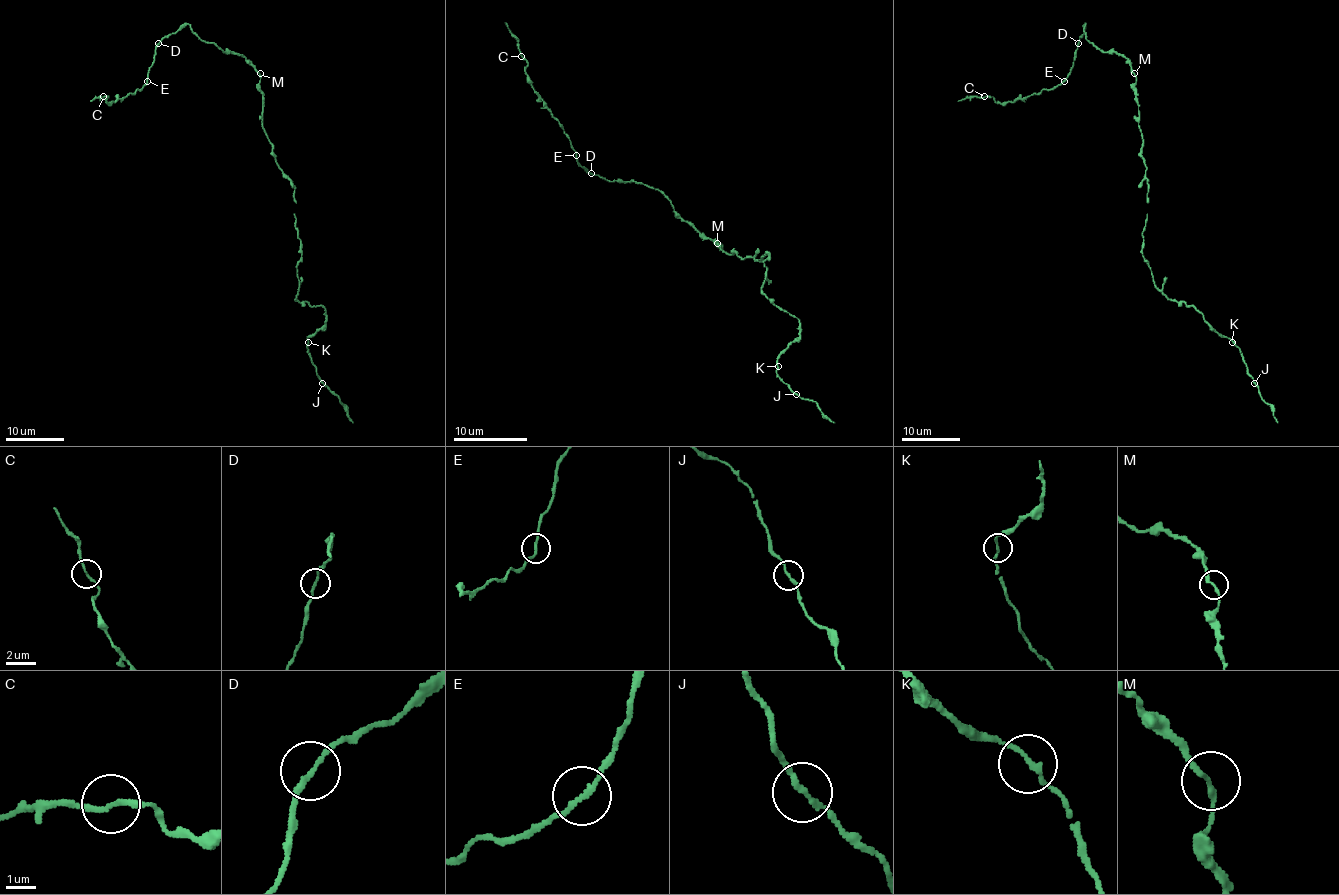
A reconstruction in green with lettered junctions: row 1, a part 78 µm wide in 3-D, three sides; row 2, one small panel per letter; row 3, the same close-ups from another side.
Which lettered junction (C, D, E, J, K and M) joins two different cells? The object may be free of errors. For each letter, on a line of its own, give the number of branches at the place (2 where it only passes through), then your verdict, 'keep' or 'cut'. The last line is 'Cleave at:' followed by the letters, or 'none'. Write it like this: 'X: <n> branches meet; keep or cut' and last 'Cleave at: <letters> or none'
C: 2 branches meet; keep
D: 2 branches meet; keep
E: 2 branches meet; keep
J: 2 branches meet; keep
K: 2 branches meet; keep
M: 2 branches meet; keep
Cleave at: none

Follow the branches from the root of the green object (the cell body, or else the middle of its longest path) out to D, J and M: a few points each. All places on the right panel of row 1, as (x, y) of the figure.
D: (1143, 138), (1135, 75), (1130, 63), (1121, 54), (1102, 51), (1090, 43), (1084, 24), (1078, 43)
J: (1143, 138), (1147, 220), (1141, 254), (1154, 284), (1169, 299), (1194, 306), (1228, 337), (1239, 349), (1254, 383)
M: (1143, 138), (1138, 126), (1134, 73)

